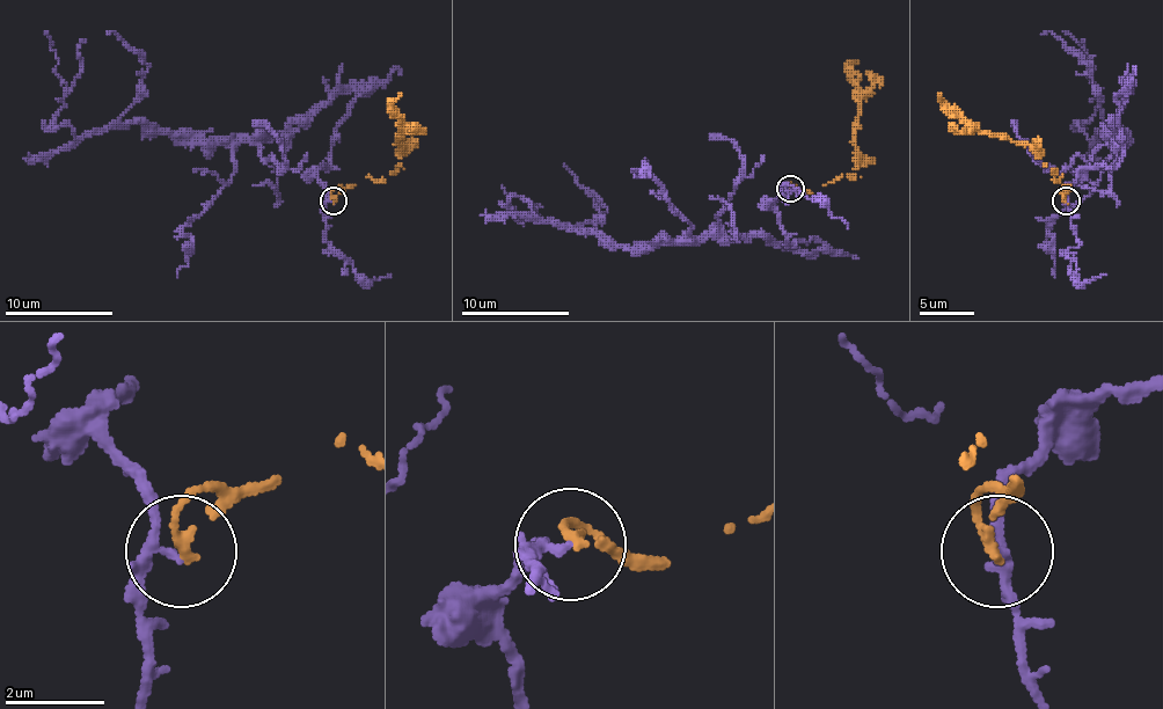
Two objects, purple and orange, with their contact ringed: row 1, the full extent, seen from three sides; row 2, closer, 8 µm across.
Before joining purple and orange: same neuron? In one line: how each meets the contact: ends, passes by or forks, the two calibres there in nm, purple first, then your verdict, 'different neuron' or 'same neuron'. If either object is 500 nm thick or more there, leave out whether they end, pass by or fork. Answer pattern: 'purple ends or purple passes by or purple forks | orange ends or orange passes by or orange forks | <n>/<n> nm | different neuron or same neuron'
purple passes by | orange ends | 200/190 nm | different neuron

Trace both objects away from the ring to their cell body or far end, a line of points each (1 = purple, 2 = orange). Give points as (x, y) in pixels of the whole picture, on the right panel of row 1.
1: (1065, 202), (1081, 169), (1121, 155), (1129, 90), (1125, 133), (1076, 129), (1095, 82), (1062, 31)
2: (1065, 202), (1070, 185), (1062, 177), (1052, 180), (1052, 169), (1028, 145), (968, 129), (938, 93)

